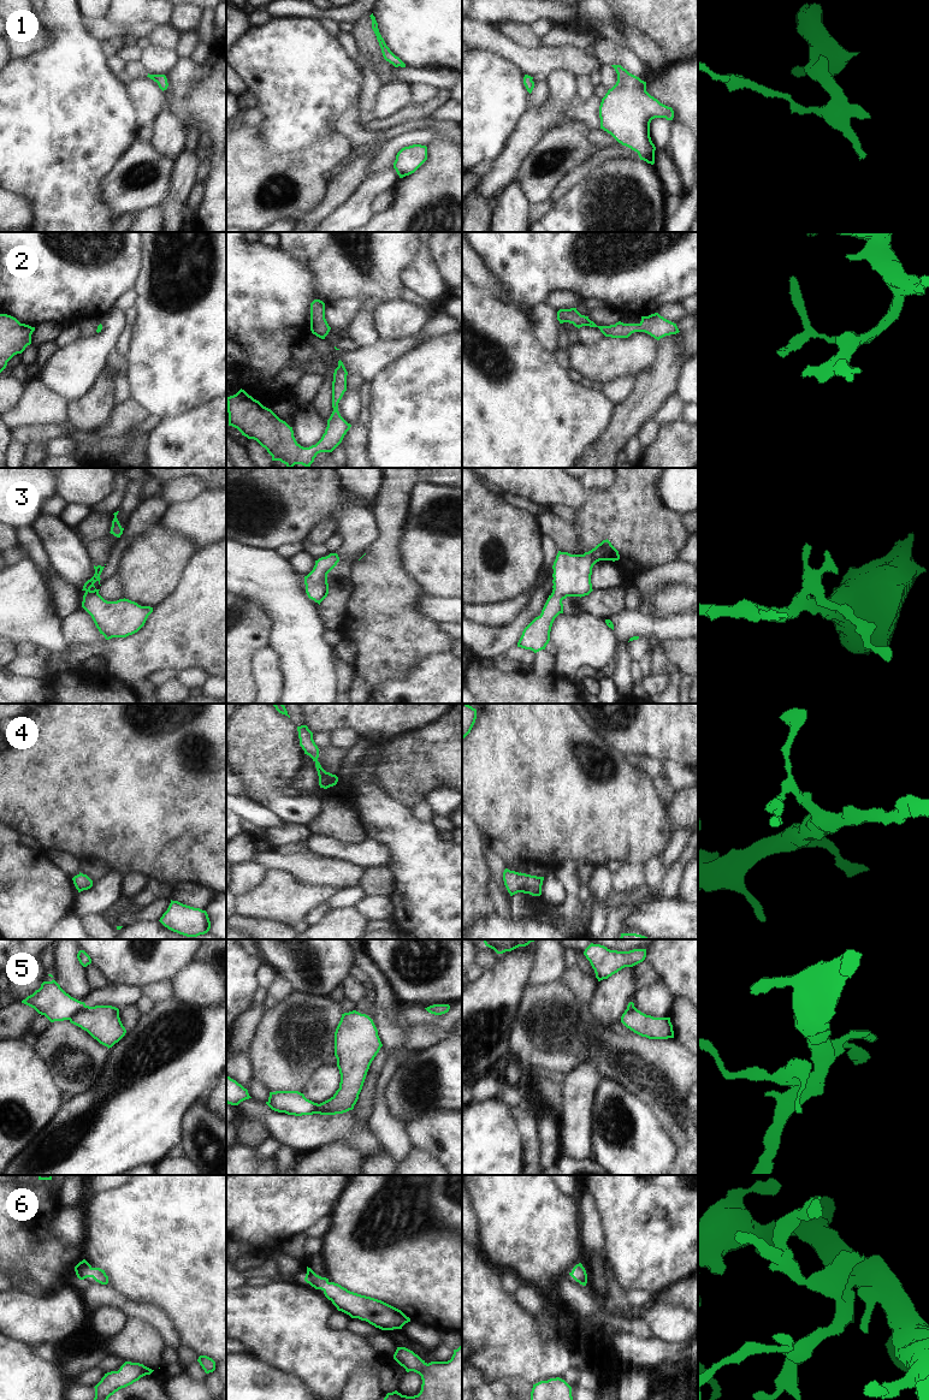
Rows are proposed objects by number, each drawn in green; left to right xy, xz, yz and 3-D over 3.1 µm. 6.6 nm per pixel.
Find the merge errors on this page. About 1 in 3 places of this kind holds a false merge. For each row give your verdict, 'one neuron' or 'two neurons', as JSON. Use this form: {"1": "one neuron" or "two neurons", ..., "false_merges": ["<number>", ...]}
{"1": "one neuron", "2": "one neuron", "3": "one neuron", "4": "one neuron", "5": "two neurons", "6": "one neuron", "false_merges": ["5"]}

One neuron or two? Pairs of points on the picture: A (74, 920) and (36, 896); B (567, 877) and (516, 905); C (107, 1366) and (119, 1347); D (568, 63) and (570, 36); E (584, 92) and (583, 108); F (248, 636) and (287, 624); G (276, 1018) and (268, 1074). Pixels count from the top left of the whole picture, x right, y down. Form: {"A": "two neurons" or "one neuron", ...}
{"A": "two neurons", "B": "two neurons", "C": "two neurons", "D": "two neurons", "E": "two neurons", "F": "two neurons", "G": "one neuron"}

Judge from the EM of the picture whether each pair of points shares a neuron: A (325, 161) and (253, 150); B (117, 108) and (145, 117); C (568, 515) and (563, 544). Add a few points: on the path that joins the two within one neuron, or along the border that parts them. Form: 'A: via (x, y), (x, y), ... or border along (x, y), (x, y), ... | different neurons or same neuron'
A: via (307, 164), (271, 164) | same neuron
B: border along (125, 88), (135, 110), (135, 118), (138, 125) | different neurons
C: border along (550, 510), (573, 524) | different neurons

